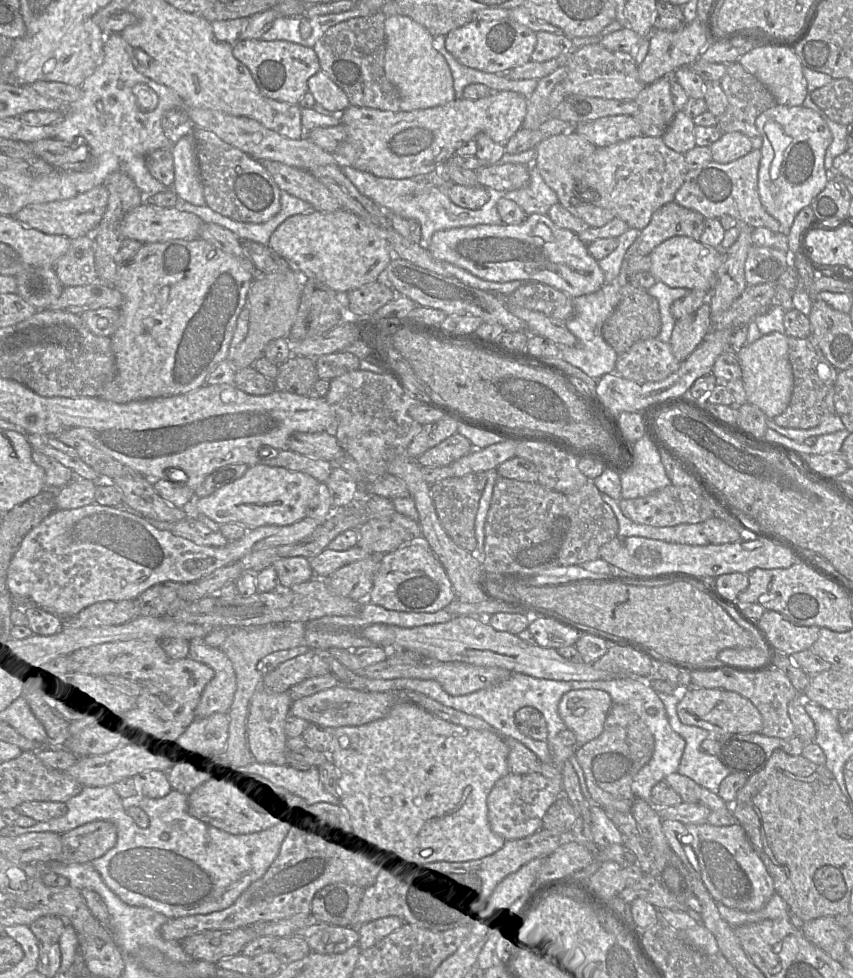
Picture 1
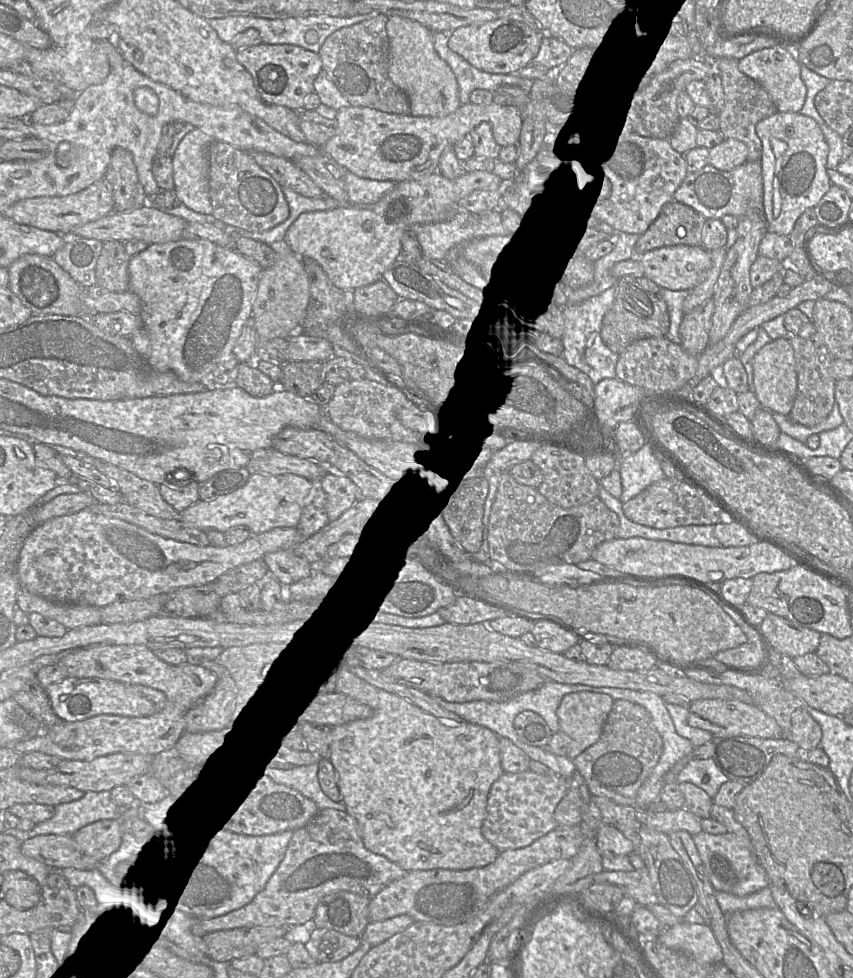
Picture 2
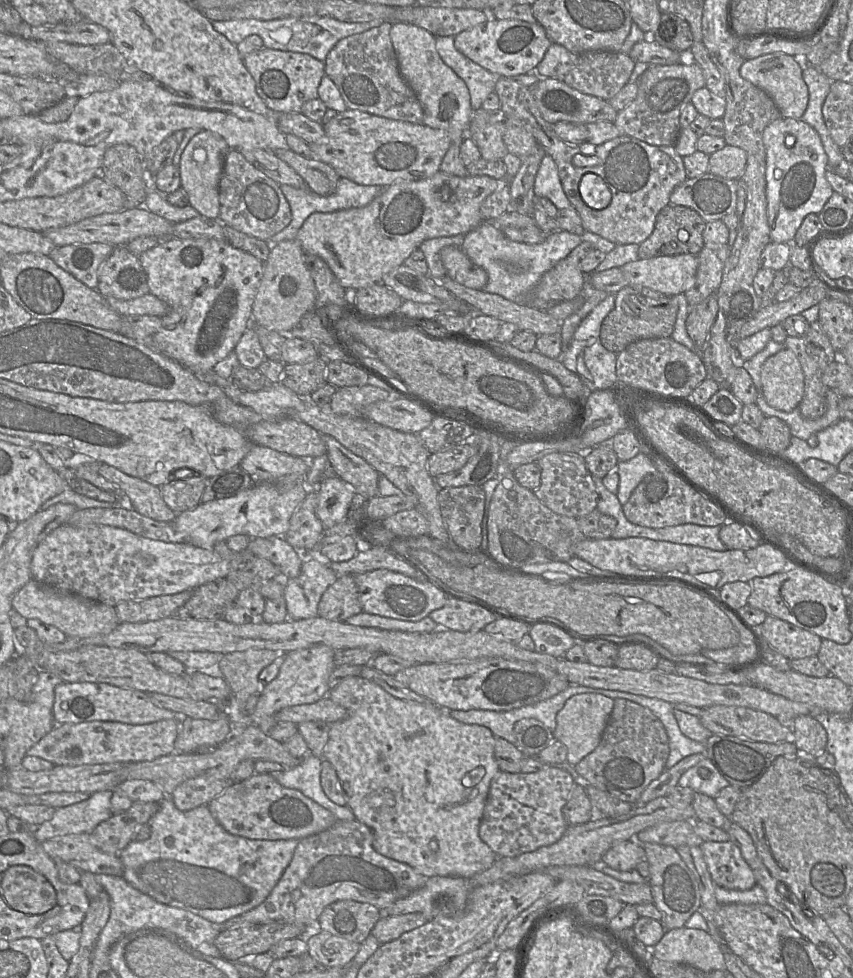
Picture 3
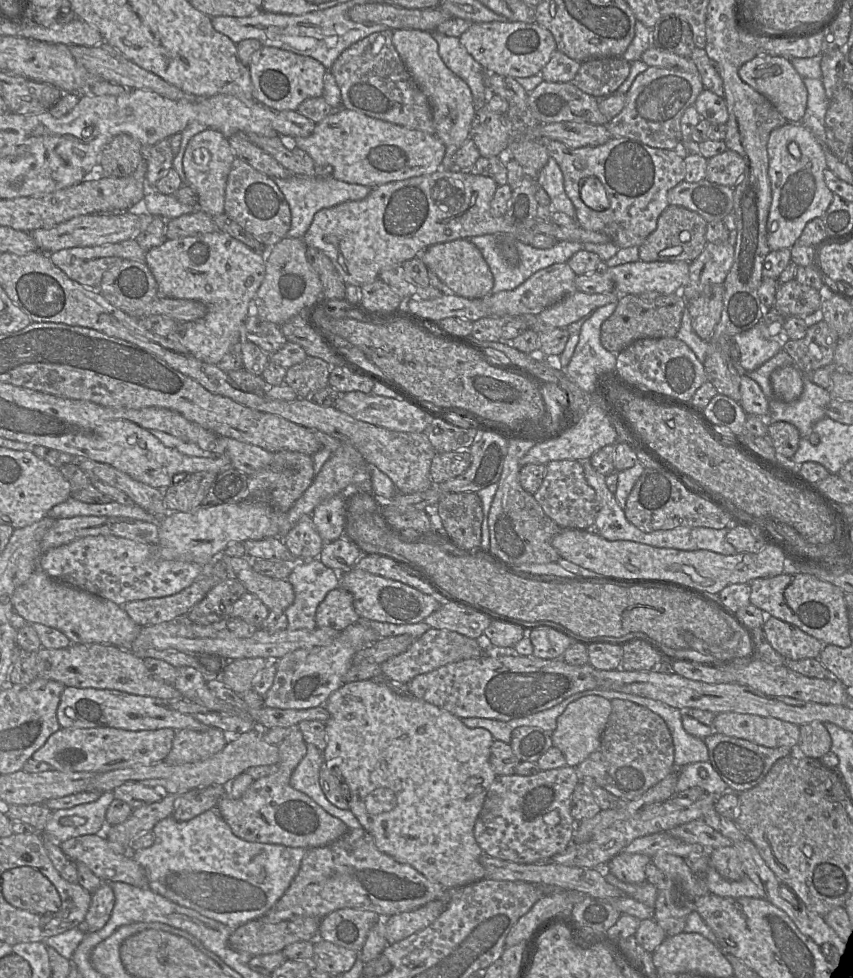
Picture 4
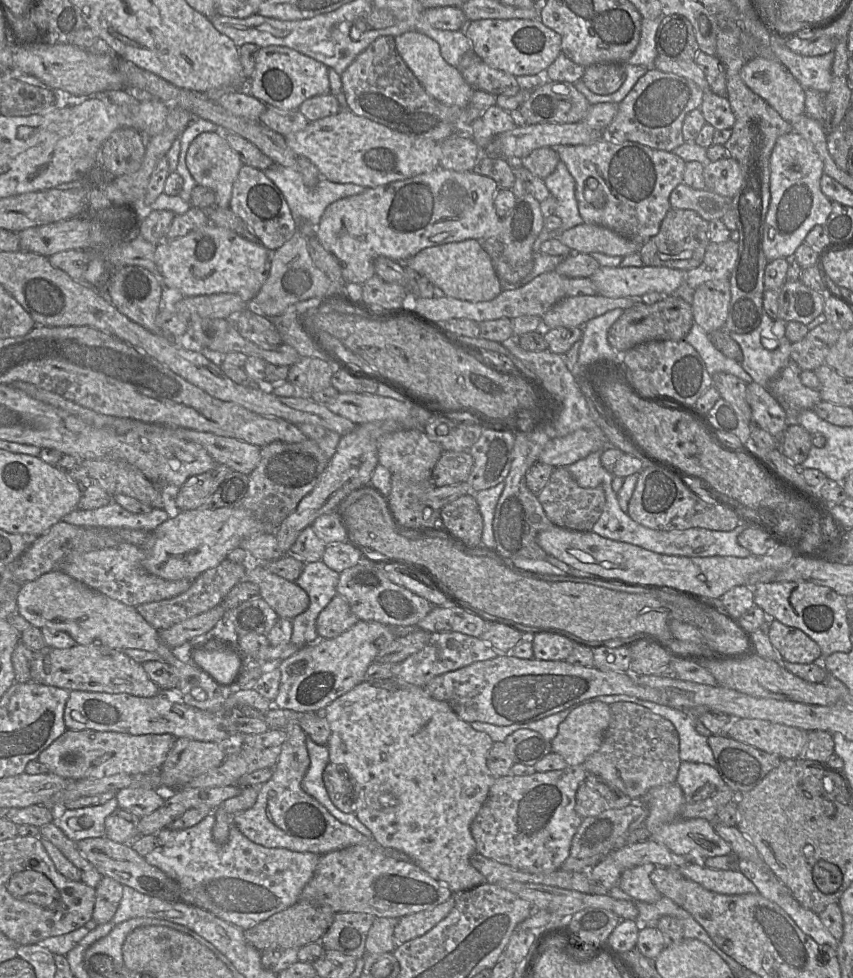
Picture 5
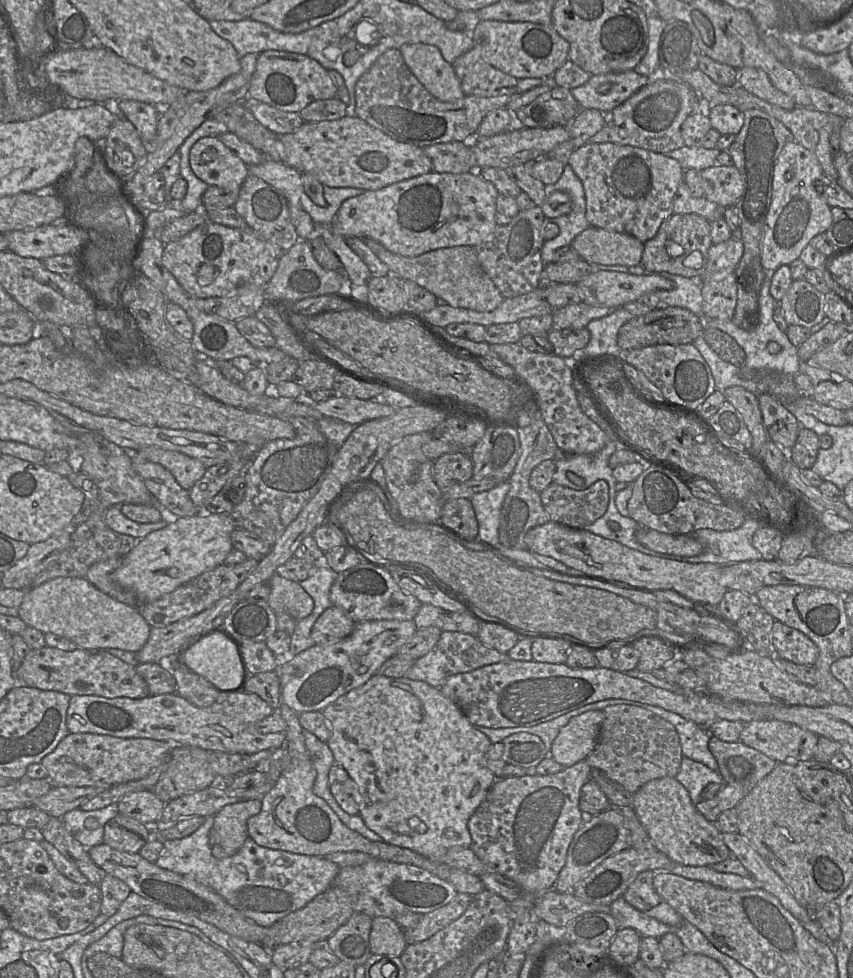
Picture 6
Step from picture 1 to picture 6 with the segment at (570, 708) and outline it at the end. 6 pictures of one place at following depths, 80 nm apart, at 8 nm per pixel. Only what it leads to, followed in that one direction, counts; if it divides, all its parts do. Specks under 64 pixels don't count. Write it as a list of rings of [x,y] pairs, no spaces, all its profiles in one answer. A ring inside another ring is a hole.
[[[591,710],[570,719],[554,739],[549,756],[564,768],[585,760],[595,749],[601,724],[602,710]]]

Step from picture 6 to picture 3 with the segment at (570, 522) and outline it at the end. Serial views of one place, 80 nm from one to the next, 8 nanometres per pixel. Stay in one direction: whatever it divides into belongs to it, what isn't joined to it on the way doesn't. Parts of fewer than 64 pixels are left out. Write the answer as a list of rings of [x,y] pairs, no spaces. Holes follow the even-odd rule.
[[[554,452],[537,462],[541,469],[541,484],[534,493],[549,509],[564,516],[582,517],[597,508],[598,494],[593,476],[586,467],[584,454]]]

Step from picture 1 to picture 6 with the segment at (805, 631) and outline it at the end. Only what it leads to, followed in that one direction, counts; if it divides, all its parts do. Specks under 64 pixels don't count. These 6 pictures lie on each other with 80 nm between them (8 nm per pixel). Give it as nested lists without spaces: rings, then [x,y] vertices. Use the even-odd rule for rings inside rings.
[[[778,620],[773,621],[770,632],[771,652],[776,659],[795,664],[814,665],[819,648],[805,634]]]

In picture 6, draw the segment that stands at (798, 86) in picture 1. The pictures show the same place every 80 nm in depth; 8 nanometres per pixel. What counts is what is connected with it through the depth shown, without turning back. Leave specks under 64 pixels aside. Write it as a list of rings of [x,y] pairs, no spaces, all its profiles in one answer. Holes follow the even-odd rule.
[[[746,67],[739,70],[738,84],[747,92],[770,104],[787,110],[797,107],[794,100],[774,87],[767,74],[760,69]]]

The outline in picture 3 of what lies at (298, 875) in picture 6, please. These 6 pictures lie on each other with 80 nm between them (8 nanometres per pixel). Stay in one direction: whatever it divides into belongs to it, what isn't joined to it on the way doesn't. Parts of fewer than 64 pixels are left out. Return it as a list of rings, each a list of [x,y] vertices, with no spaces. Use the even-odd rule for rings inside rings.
[[[166,796],[160,803],[159,809],[155,815],[150,819],[149,823],[151,828],[151,835],[147,840],[137,841],[132,840],[124,849],[122,849],[118,855],[123,863],[124,871],[122,877],[135,889],[150,896],[157,902],[184,909],[190,911],[202,918],[211,921],[218,925],[223,925],[227,921],[234,917],[237,917],[261,904],[271,893],[273,888],[276,886],[280,878],[282,877],[285,869],[290,864],[295,849],[299,840],[287,839],[287,840],[258,840],[249,839],[241,836],[237,836],[227,832],[213,817],[207,805],[201,805],[194,809],[182,811],[179,810],[174,804],[171,796]],[[171,837],[173,843],[167,845],[165,840]]]

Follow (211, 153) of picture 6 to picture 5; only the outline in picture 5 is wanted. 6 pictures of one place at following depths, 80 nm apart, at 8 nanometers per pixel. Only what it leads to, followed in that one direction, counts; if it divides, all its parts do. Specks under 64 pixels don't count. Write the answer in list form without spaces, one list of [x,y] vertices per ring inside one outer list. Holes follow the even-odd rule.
[[[221,128],[216,132],[199,134],[189,145],[186,166],[199,186],[210,188],[215,193],[215,206],[227,208],[232,195],[232,187],[240,168],[243,166],[239,155],[229,146],[224,135],[231,133]]]

